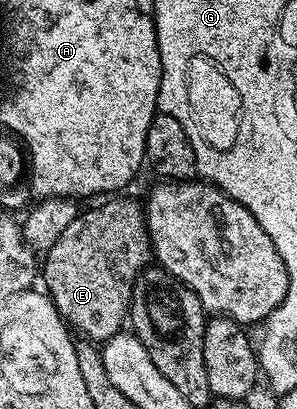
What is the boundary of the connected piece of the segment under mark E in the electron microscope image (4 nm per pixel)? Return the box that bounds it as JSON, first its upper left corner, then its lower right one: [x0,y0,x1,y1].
[42,197,150,341]

